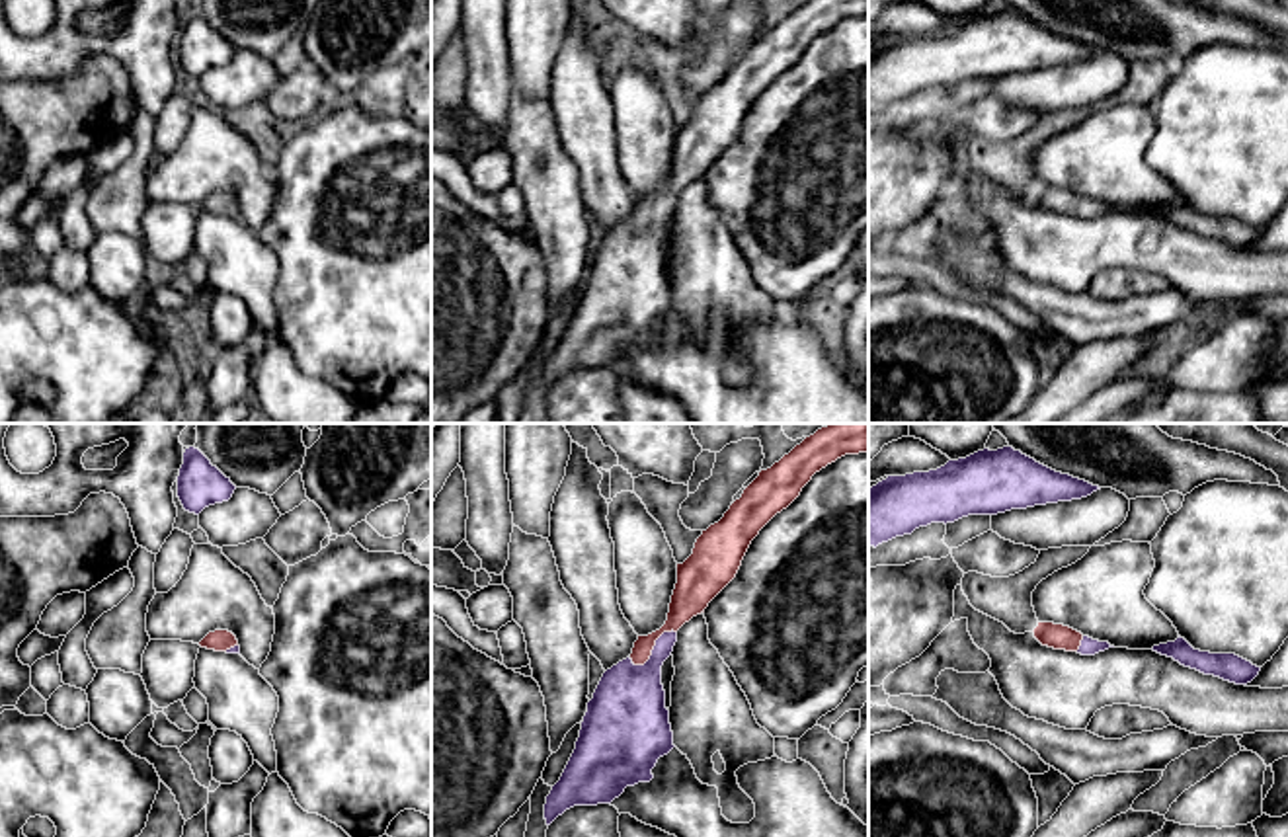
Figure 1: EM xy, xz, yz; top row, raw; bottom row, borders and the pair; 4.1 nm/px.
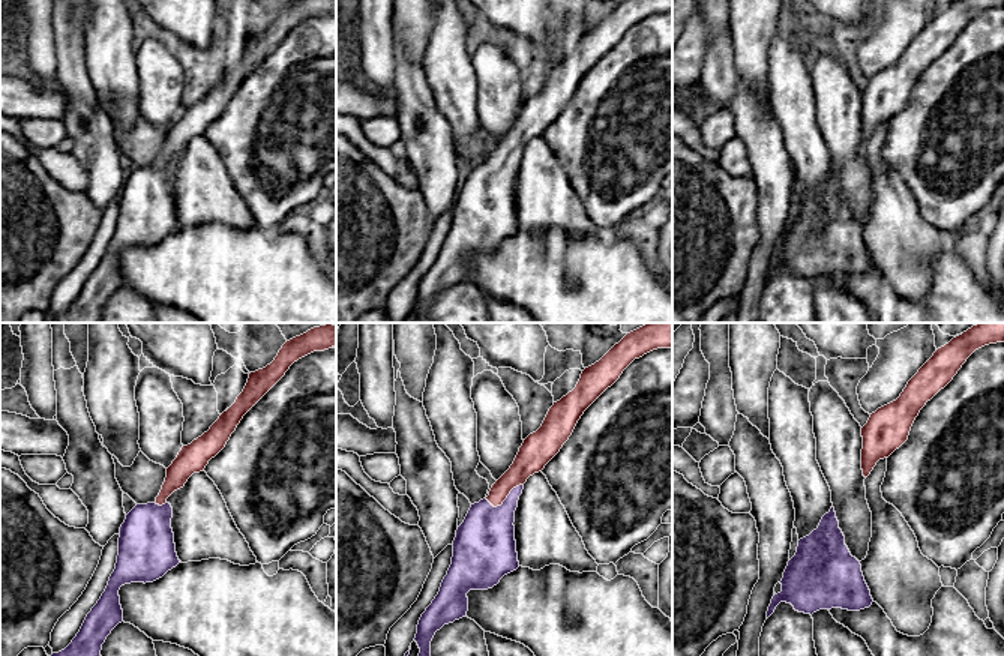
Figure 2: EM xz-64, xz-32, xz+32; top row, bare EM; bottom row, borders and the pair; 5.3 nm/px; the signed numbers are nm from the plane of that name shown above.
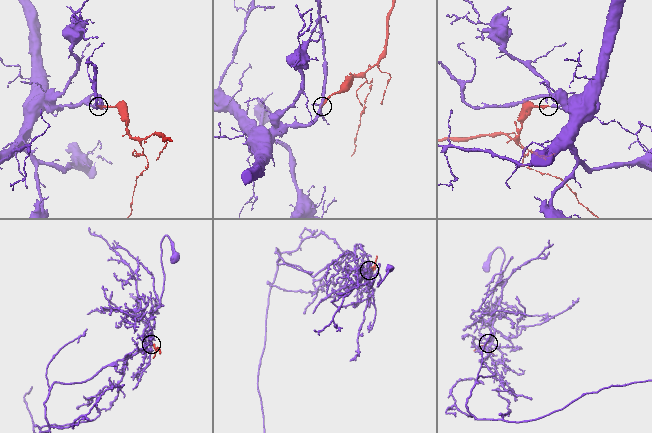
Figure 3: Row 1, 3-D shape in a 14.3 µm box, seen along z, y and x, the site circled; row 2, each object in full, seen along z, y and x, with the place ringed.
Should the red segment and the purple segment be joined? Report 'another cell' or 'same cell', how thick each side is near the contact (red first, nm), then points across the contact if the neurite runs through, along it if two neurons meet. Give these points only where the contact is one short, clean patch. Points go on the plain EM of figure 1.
same cell; 140 nm thick on the red side, 300 nm on the other; runs through xz (687, 162), (676, 184), (652, 211), (629, 266)

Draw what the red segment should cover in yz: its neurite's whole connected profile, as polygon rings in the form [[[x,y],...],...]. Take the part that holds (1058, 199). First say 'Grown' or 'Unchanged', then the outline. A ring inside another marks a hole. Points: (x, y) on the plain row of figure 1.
Grown. [[[1038,185],[1038,189],[1032,195],[1042,209],[1054,213],[1077,215],[1081,219],[1095,219],[1099,215],[1114,211],[1108,205],[1093,203],[1069,189],[1054,185]]]

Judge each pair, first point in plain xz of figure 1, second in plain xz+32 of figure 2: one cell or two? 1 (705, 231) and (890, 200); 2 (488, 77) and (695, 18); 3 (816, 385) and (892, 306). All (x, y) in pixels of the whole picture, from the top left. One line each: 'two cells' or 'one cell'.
1: one cell
2: two cells
3: one cell

